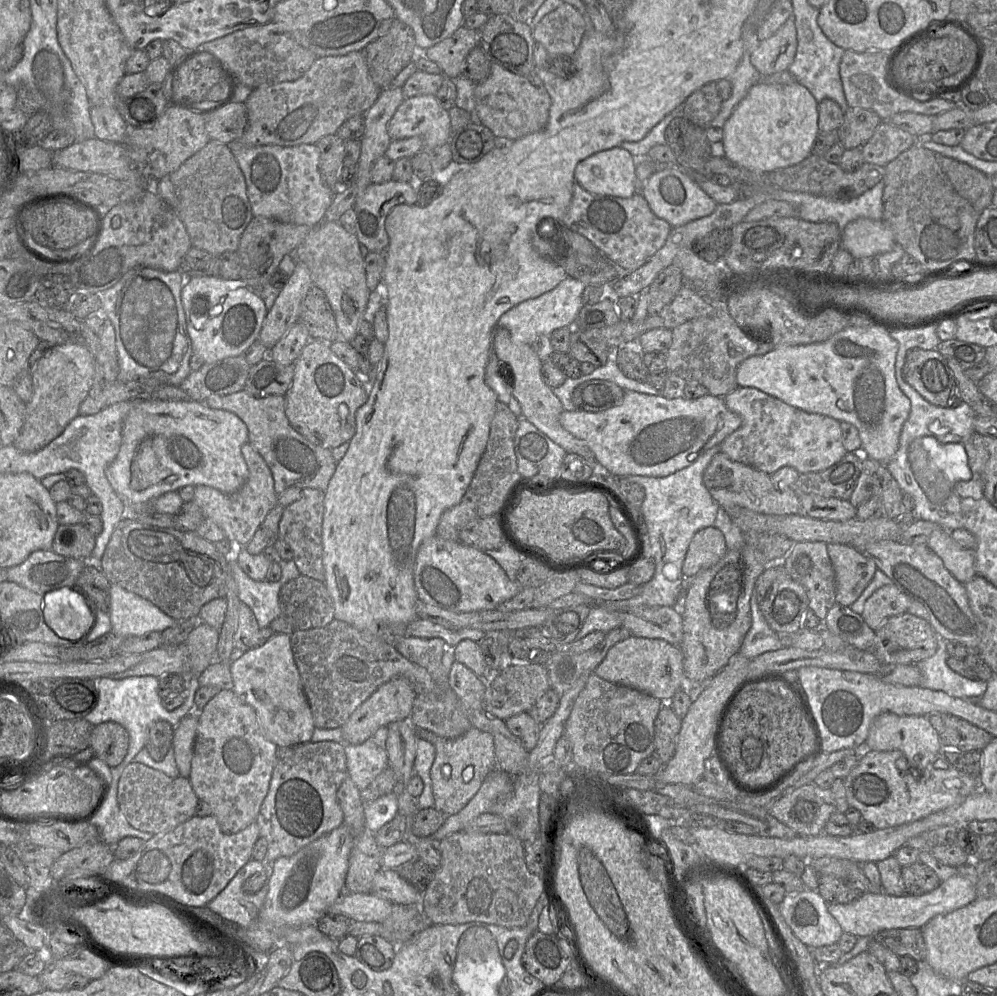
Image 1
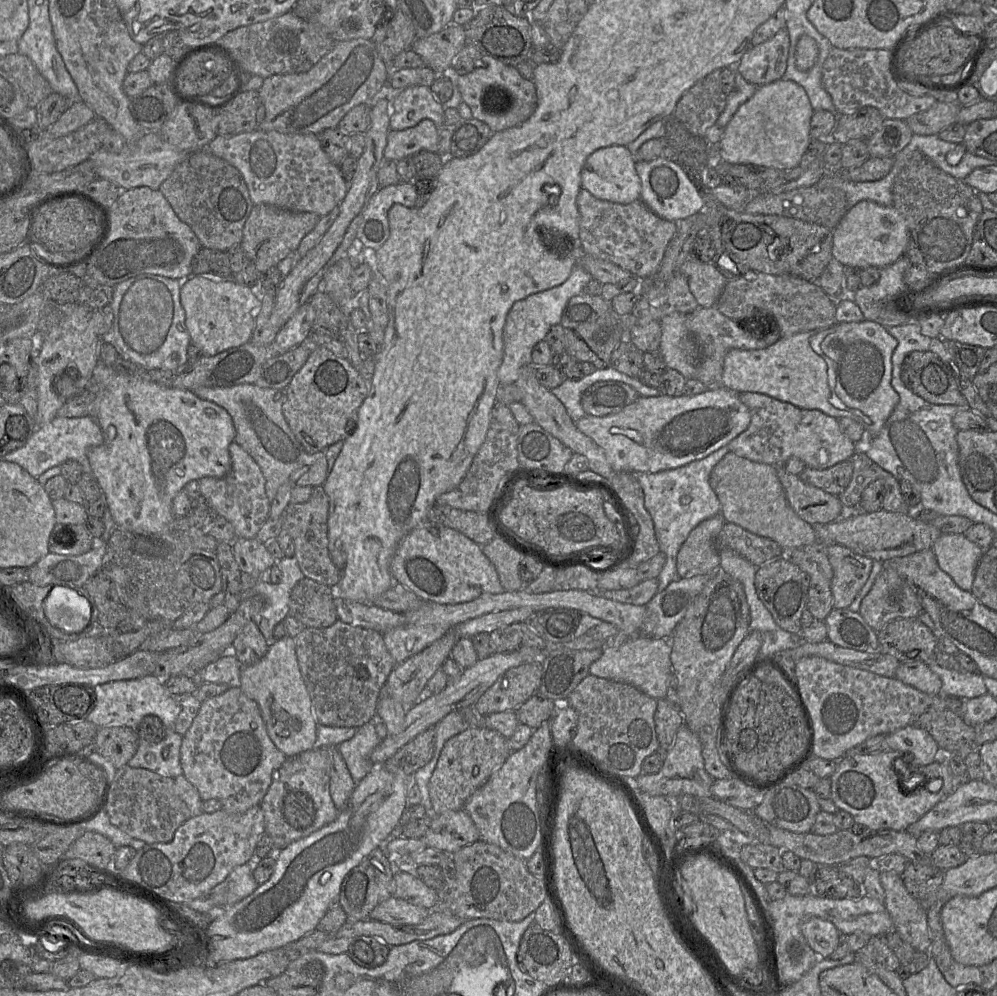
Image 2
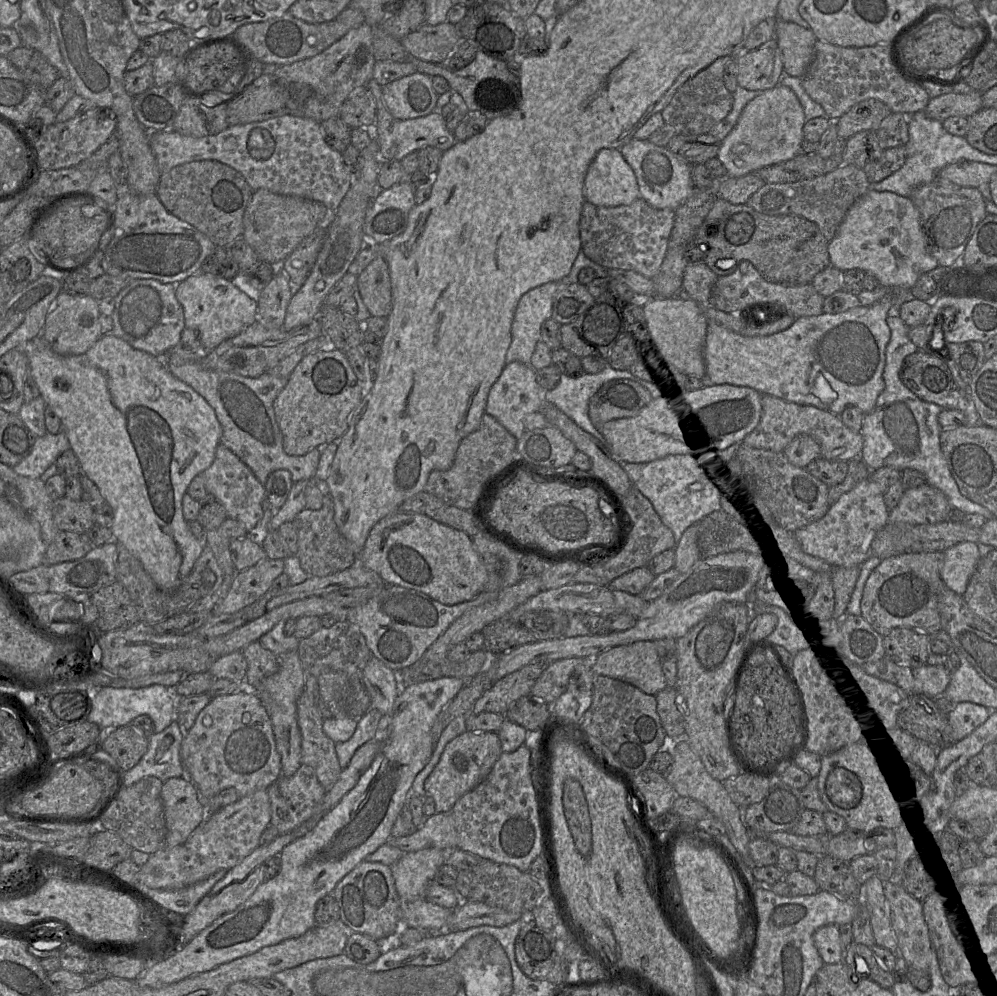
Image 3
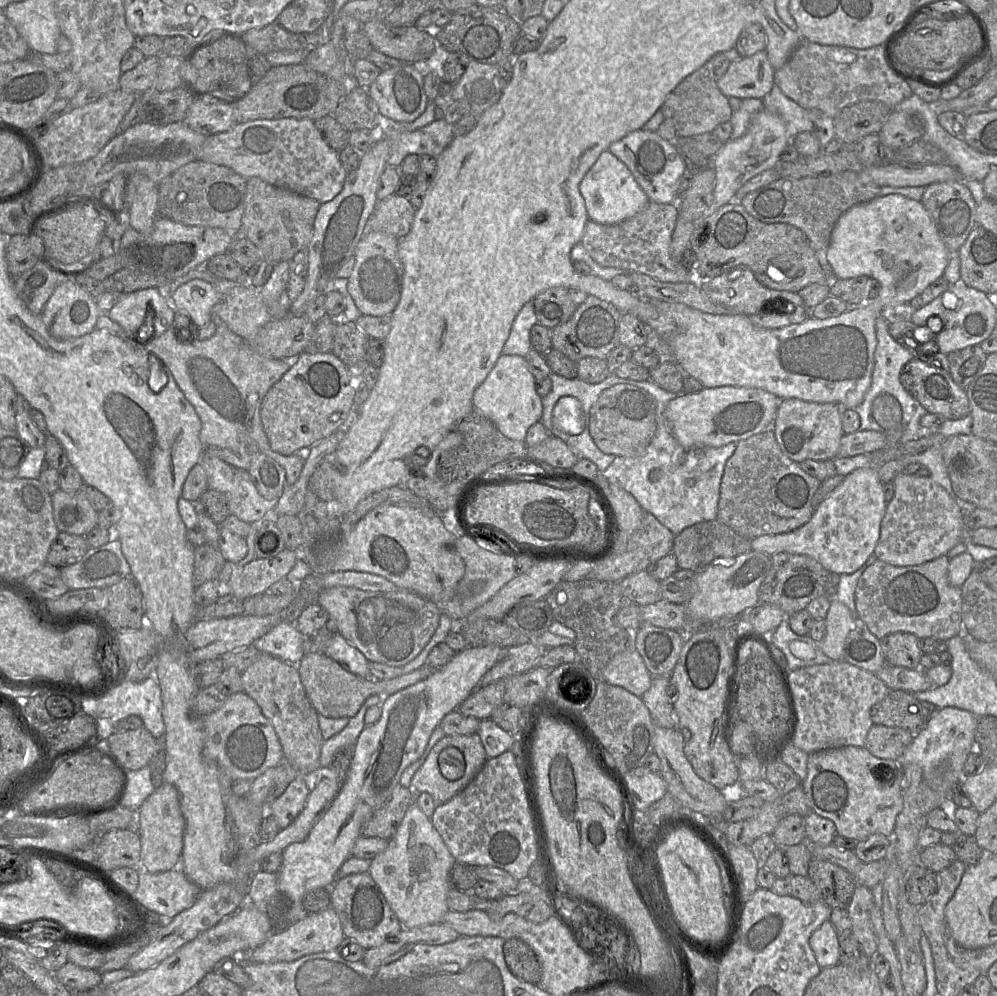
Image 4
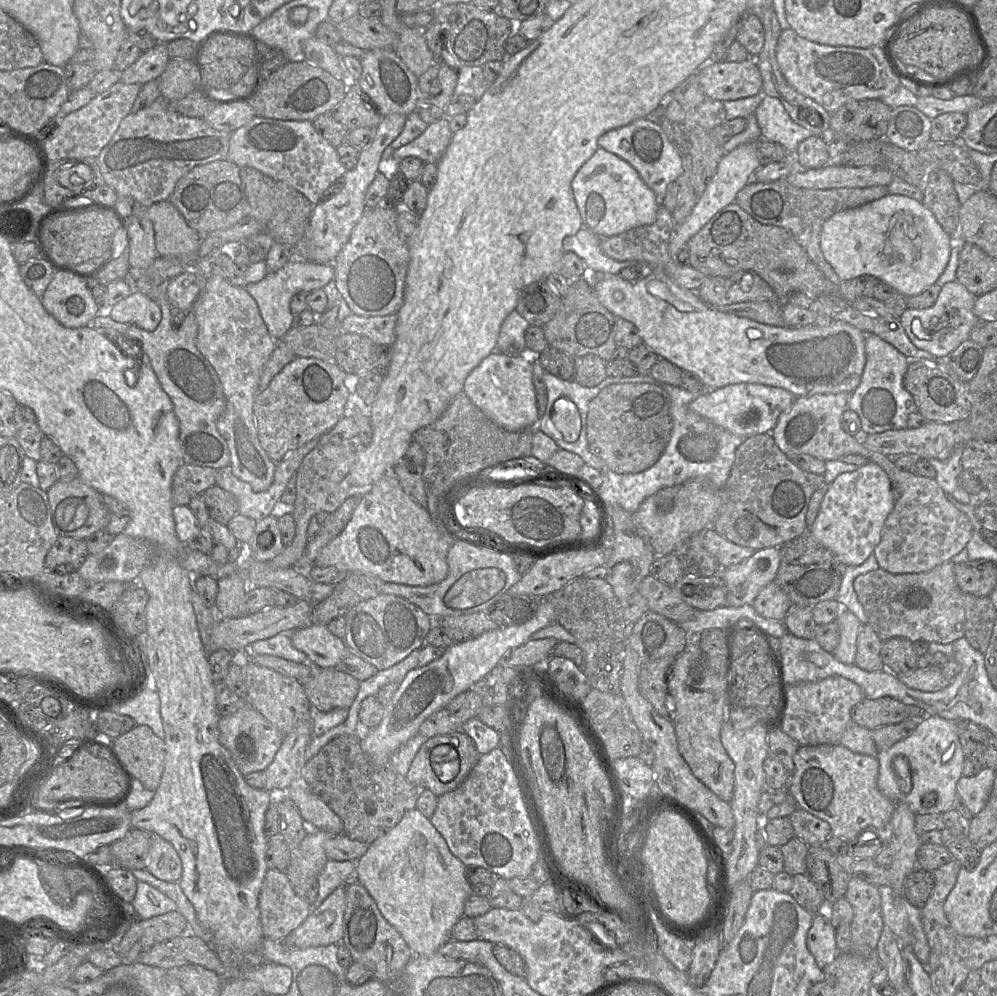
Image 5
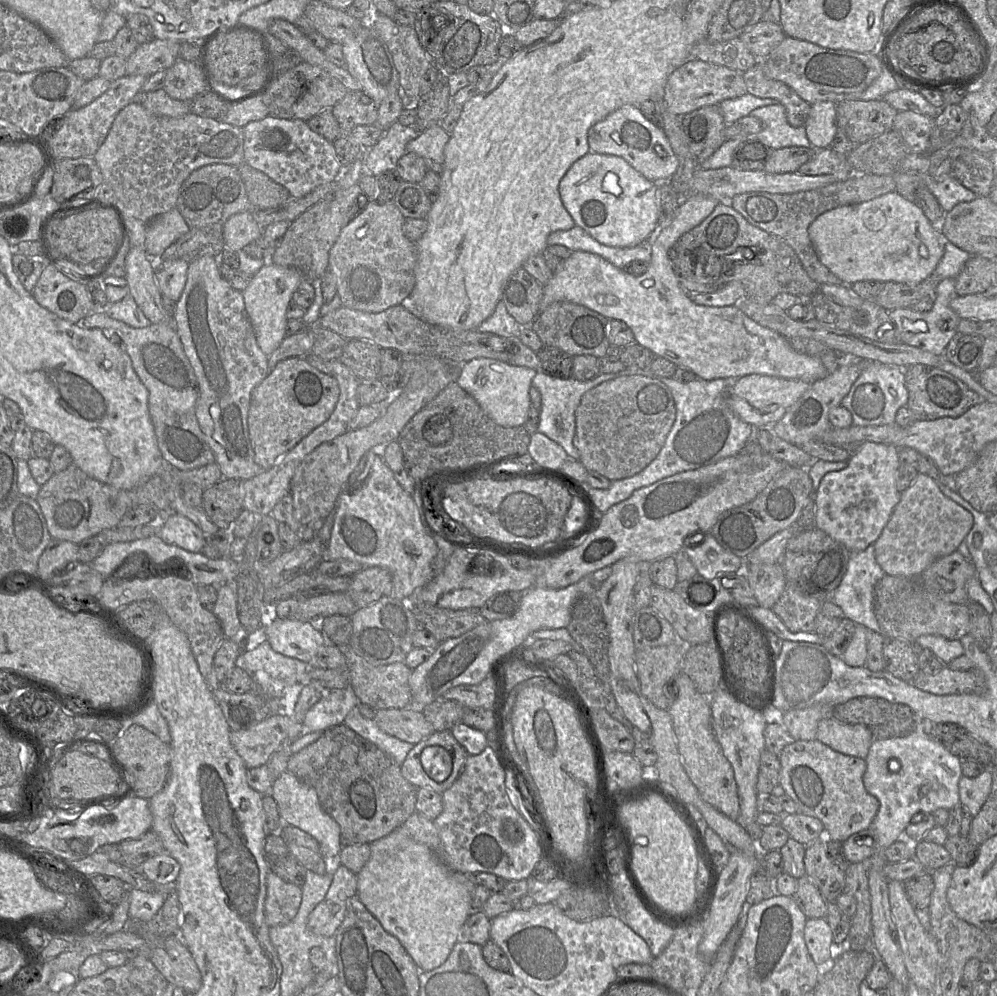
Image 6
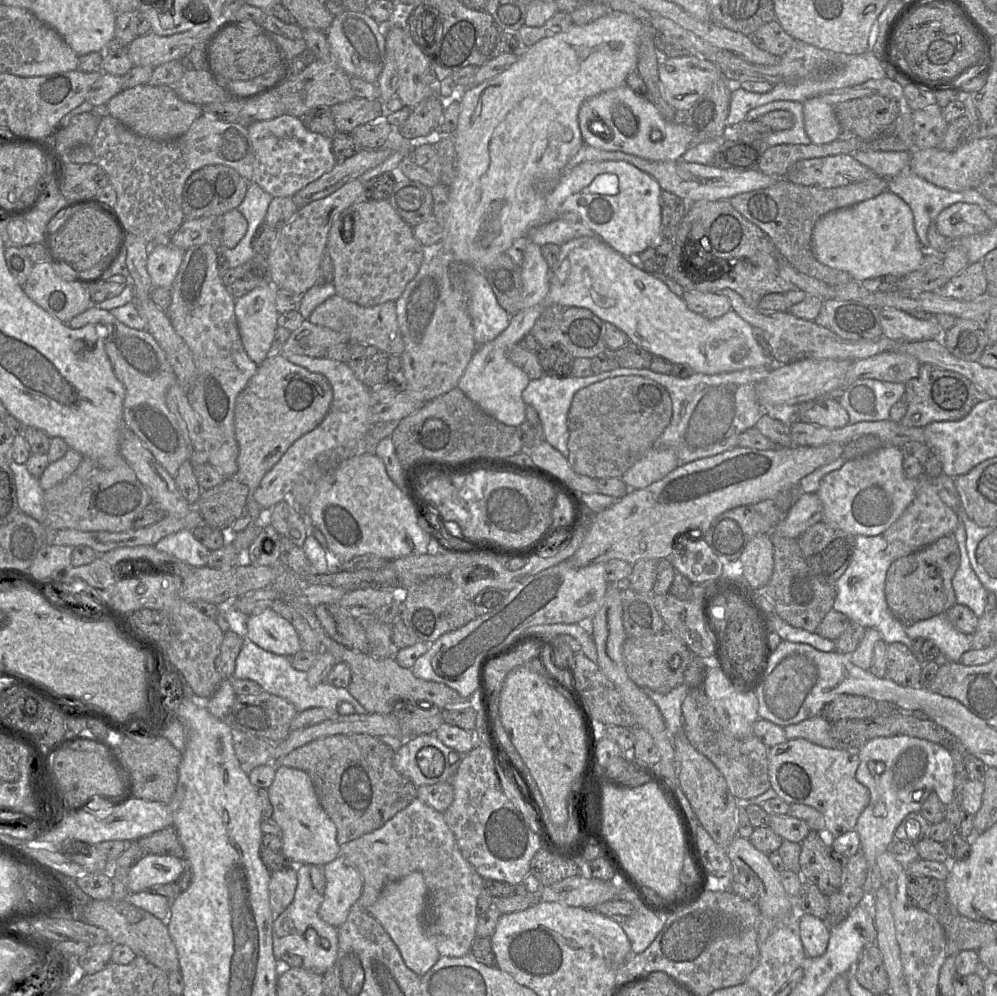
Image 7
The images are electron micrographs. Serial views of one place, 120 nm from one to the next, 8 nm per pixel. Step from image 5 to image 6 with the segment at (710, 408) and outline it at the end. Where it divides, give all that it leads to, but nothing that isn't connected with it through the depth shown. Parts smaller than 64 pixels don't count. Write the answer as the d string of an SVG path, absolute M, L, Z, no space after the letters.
M750 374L740 377L728 393L728 403L734 413L755 428L772 427L809 389L811 383L775 376Z

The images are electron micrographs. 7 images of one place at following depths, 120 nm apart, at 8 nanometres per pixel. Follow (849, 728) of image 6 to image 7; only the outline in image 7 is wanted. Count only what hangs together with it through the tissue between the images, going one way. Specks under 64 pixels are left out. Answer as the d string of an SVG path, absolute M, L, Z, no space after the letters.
M822 715L783 728L788 740L803 738L822 747L838 748L831 736L831 722Z

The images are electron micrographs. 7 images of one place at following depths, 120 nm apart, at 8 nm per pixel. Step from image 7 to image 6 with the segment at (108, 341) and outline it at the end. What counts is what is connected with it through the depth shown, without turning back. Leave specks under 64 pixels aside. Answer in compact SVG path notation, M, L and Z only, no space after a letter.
M93 311L80 324L84 328L98 328L110 336L115 335L116 341L130 357L133 369L149 393L149 414L165 463L181 471L215 463L214 453L195 415L199 395L197 377L185 355L173 320L151 324L145 328L134 328L109 317L105 312Z

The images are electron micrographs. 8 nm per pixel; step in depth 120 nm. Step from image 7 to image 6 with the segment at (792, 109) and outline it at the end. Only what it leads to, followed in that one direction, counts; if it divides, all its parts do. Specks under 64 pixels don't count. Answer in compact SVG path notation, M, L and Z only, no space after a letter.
M771 104L754 109L748 116L754 116L763 123L763 129L757 133L757 140L769 146L772 149L784 147L812 147L809 141L805 126L793 127L788 123L786 109L782 104Z

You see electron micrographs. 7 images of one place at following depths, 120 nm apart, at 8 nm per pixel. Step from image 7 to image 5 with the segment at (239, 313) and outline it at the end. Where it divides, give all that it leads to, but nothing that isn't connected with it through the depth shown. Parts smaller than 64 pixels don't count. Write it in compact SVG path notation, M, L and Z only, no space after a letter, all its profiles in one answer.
M294 259L276 272L268 273L261 281L247 284L245 288L257 302L270 335L280 340L292 327L294 314L290 309L290 302L293 296L300 292L310 293L313 290L322 289L333 279L334 268L332 264Z

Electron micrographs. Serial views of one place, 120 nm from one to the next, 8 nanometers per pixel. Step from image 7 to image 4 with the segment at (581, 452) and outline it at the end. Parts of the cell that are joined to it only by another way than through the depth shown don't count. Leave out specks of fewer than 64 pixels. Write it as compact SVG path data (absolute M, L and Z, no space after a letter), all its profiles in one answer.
M615 384L604 390L589 413L589 431L605 454L623 457L642 455L657 429L656 400L646 390L630 384Z

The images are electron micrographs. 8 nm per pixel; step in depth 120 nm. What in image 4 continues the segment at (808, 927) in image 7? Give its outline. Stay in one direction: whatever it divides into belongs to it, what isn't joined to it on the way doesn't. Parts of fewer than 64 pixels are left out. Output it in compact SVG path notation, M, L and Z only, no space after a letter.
M830 920L824 921L810 936L809 945L821 968L840 962L839 935Z

